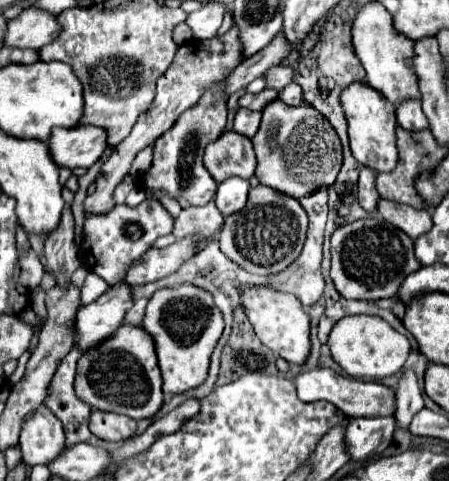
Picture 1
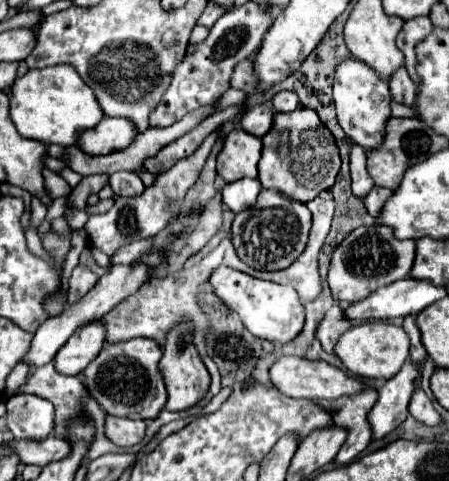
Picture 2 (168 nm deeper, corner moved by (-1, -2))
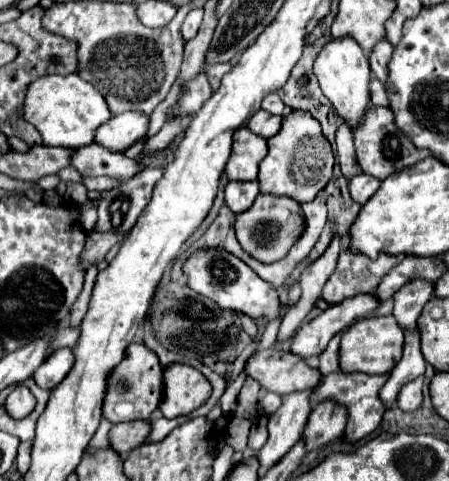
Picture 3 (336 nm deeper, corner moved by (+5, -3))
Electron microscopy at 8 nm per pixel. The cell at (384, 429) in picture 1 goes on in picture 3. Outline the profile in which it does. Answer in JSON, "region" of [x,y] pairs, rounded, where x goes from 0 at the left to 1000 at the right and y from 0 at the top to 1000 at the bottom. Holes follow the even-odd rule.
{"region":[[[898,684],[898,692],[902,692],[898,742],[875,763],[866,792],[849,809],[849,830],[862,838],[862,846],[871,846],[880,838],[884,817],[902,796],[911,796],[915,788],[947,775],[947,746],[942,746],[942,734],[933,726],[933,688],[929,684],[920,684],[920,688]]]}

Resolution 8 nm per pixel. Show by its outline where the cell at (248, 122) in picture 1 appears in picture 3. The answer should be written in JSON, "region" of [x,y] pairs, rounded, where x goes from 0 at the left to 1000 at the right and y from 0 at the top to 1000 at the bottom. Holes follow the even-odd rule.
{"region":[[[577,227],[577,231],[555,247],[550,264],[555,264],[559,272],[568,272],[572,281],[599,289],[599,285],[608,285],[608,281],[621,277],[621,268],[626,268],[626,252],[630,252],[630,243],[621,243],[621,239],[604,239],[604,235]]]}

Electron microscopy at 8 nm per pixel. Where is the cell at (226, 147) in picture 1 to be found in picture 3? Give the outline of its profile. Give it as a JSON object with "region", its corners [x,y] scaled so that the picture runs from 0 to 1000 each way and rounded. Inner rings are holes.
{"region":[[[550,264],[523,272],[519,318],[501,347],[501,360],[514,376],[563,376],[577,360],[577,339],[595,322],[595,289],[568,281]]]}

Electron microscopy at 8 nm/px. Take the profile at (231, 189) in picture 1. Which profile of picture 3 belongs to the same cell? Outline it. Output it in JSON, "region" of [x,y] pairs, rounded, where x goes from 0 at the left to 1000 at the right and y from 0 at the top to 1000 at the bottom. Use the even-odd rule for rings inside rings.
{"region":[[[510,376],[510,385],[501,389],[501,422],[514,430],[519,443],[550,439],[572,405],[577,405],[572,376],[546,376],[546,380]]]}

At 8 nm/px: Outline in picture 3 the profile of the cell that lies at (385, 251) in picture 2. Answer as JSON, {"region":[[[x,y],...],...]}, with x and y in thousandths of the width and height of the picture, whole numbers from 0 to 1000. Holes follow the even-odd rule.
{"region":[[[764,518],[755,530],[751,559],[719,597],[715,617],[733,634],[746,634],[800,609],[826,609],[844,593],[849,576],[893,538],[898,534],[844,530],[840,543],[826,543],[813,530],[786,530],[777,518]]]}

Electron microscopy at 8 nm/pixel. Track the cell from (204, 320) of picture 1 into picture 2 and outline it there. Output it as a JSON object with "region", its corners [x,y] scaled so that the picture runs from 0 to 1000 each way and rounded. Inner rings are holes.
{"region":[[[399,669],[385,678],[385,686],[376,686],[367,715],[363,715],[363,744],[354,753],[354,769],[363,778],[367,790],[367,807],[372,807],[372,840],[367,852],[416,852],[425,844],[434,844],[465,811],[465,773],[430,715],[430,674],[425,669]]]}

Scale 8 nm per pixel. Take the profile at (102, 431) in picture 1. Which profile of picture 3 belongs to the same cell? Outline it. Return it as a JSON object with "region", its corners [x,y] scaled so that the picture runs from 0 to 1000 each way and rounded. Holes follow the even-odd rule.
{"region":[[[292,875],[292,879],[265,879],[252,884],[243,896],[243,921],[261,942],[283,946],[301,929],[318,925],[336,900],[332,875]]]}

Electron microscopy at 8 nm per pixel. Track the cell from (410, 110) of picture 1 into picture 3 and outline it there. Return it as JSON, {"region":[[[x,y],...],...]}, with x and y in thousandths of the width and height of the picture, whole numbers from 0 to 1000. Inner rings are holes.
{"region":[[[862,81],[840,85],[840,98],[831,98],[831,106],[822,110],[826,148],[844,168],[862,168],[862,131],[871,123],[871,110],[875,110],[875,94]]]}

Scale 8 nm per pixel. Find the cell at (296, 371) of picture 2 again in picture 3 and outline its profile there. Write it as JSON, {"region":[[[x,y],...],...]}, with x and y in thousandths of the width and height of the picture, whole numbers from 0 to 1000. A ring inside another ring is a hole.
{"region":[[[586,726],[546,751],[550,784],[568,788],[586,809],[635,821],[702,805],[715,792],[710,767],[688,763],[675,746],[626,726]]]}

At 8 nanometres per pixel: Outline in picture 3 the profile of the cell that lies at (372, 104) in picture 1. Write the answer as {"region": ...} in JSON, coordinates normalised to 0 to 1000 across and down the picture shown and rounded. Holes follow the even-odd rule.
{"region":[[[777,73],[737,81],[706,114],[697,148],[710,164],[715,189],[733,202],[733,210],[746,218],[755,239],[773,247],[782,264],[804,256],[813,239],[813,222],[822,214],[822,168],[826,168],[826,143],[813,106]]]}

